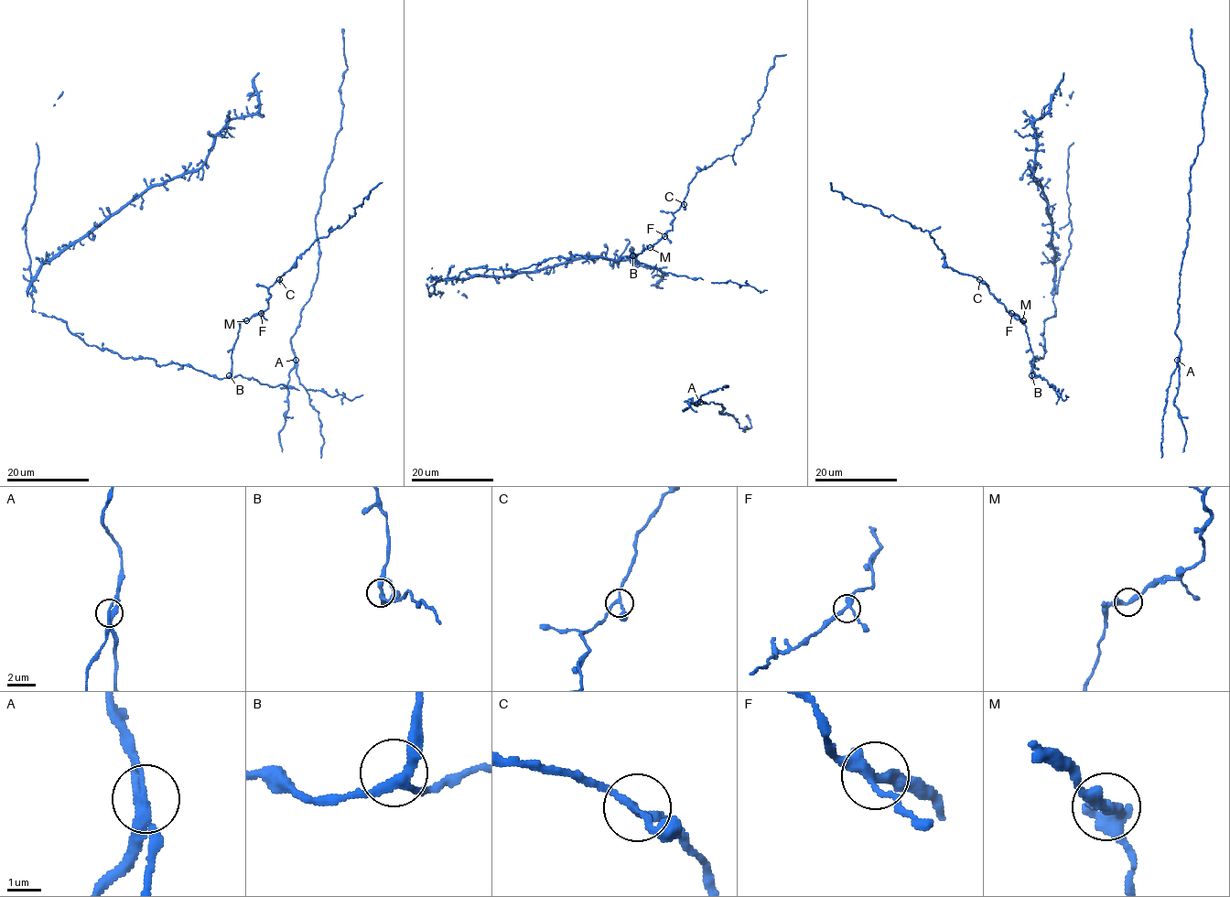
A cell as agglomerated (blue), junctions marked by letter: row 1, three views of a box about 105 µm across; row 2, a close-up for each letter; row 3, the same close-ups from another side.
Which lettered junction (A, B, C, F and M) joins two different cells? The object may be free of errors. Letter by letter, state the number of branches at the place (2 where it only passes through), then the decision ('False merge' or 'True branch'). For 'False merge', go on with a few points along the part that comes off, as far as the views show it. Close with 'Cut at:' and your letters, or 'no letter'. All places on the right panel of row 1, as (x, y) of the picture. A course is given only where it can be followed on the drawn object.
A: Branches: 3. False merge. Course of the part to remove: (1177, 360), (1162, 420), (1160, 458)
B: Branches: 3. True branch
C: Branches: 3. True branch
F: Branches: 3. True branch
M: Branches: 3. True branch
Cut at: A

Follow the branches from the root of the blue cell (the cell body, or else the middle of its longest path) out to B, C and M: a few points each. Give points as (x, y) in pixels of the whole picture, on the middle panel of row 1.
B: (661, 270), (641, 264), (632, 255)
C: (661, 270), (641, 264), (635, 256), (655, 244), (672, 229), (673, 213), (683, 204)
M: (661, 270), (641, 264), (635, 256), (650, 247)

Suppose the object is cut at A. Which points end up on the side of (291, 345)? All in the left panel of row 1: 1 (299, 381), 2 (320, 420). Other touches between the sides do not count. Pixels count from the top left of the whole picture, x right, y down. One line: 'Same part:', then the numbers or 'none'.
Same part: none

